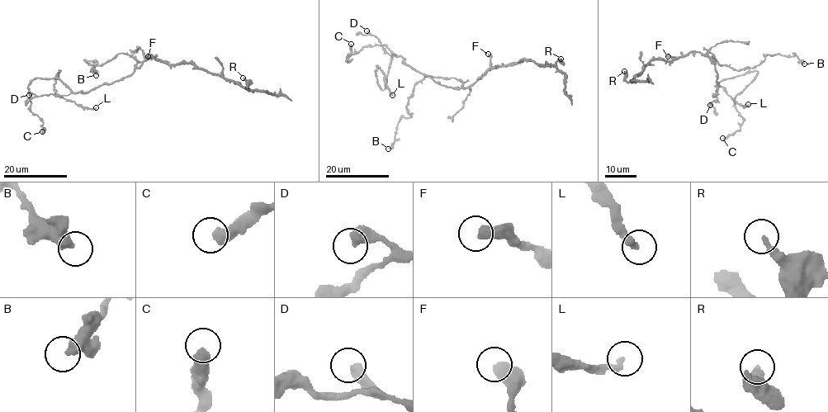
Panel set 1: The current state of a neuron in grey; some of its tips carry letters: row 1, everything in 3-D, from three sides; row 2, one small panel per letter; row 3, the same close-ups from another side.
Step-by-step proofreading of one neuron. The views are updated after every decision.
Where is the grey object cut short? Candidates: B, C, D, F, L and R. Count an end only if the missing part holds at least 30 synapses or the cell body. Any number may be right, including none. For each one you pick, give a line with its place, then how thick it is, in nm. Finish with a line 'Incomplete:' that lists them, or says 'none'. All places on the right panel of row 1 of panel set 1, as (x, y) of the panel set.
Incomplete: none

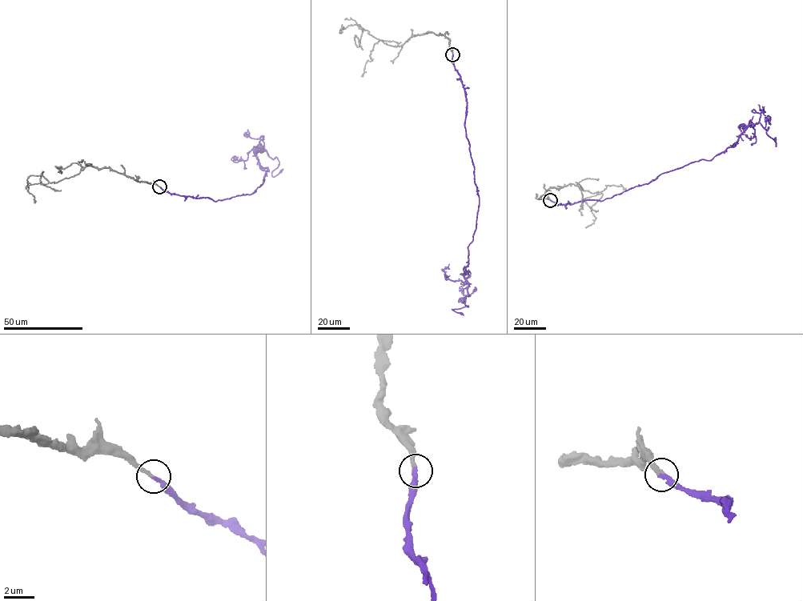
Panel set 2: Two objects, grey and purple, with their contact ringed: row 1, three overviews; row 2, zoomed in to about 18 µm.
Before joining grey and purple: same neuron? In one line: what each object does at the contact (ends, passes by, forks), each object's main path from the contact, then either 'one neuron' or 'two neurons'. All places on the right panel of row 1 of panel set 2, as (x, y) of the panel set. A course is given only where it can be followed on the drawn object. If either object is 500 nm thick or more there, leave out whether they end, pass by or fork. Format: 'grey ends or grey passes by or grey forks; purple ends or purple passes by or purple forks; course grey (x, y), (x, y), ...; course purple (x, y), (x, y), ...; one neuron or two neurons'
grey ends; purple ends; course grey (550, 200), (540, 198), (573, 184), (580, 206), (602, 194), (591, 206), (598, 210); course purple (550, 200), (563, 204), (612, 198), (664, 173), (710, 160), (750, 124), (768, 127), (776, 146), (775, 137); one neuron

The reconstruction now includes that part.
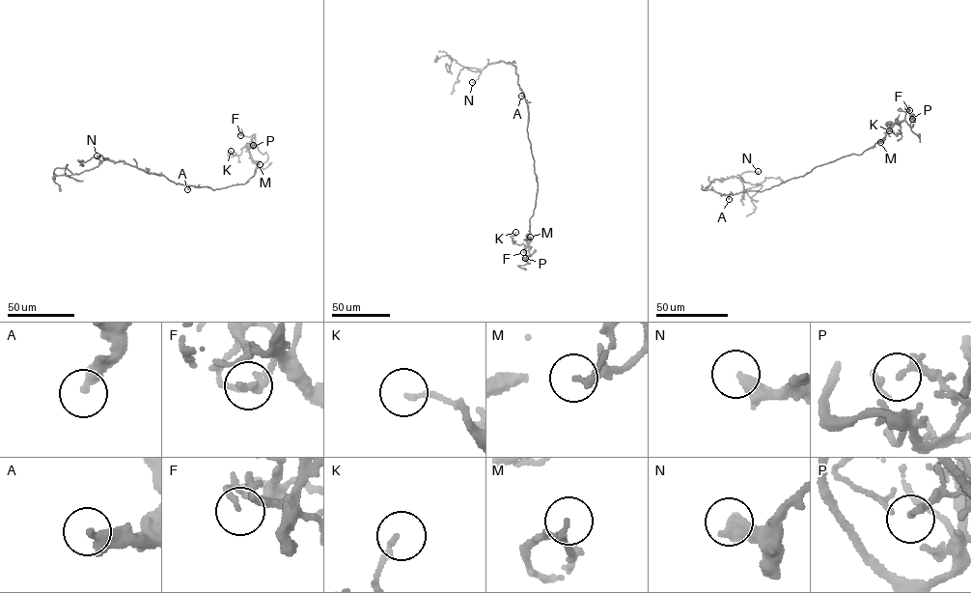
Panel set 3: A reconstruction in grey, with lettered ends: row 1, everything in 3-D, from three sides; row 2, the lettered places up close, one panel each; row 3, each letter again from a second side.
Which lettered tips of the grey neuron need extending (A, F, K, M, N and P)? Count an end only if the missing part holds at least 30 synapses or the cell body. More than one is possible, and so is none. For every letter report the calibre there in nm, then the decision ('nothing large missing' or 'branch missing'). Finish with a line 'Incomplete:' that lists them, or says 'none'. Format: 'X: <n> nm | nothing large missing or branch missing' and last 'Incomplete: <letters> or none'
A: 420 nm | nothing large missing
F: 130 nm | nothing large missing
K: 140 nm | nothing large missing
M: 170 nm | nothing large missing
N: 440 nm | nothing large missing
P: 190 nm | nothing large missing
Incomplete: none

